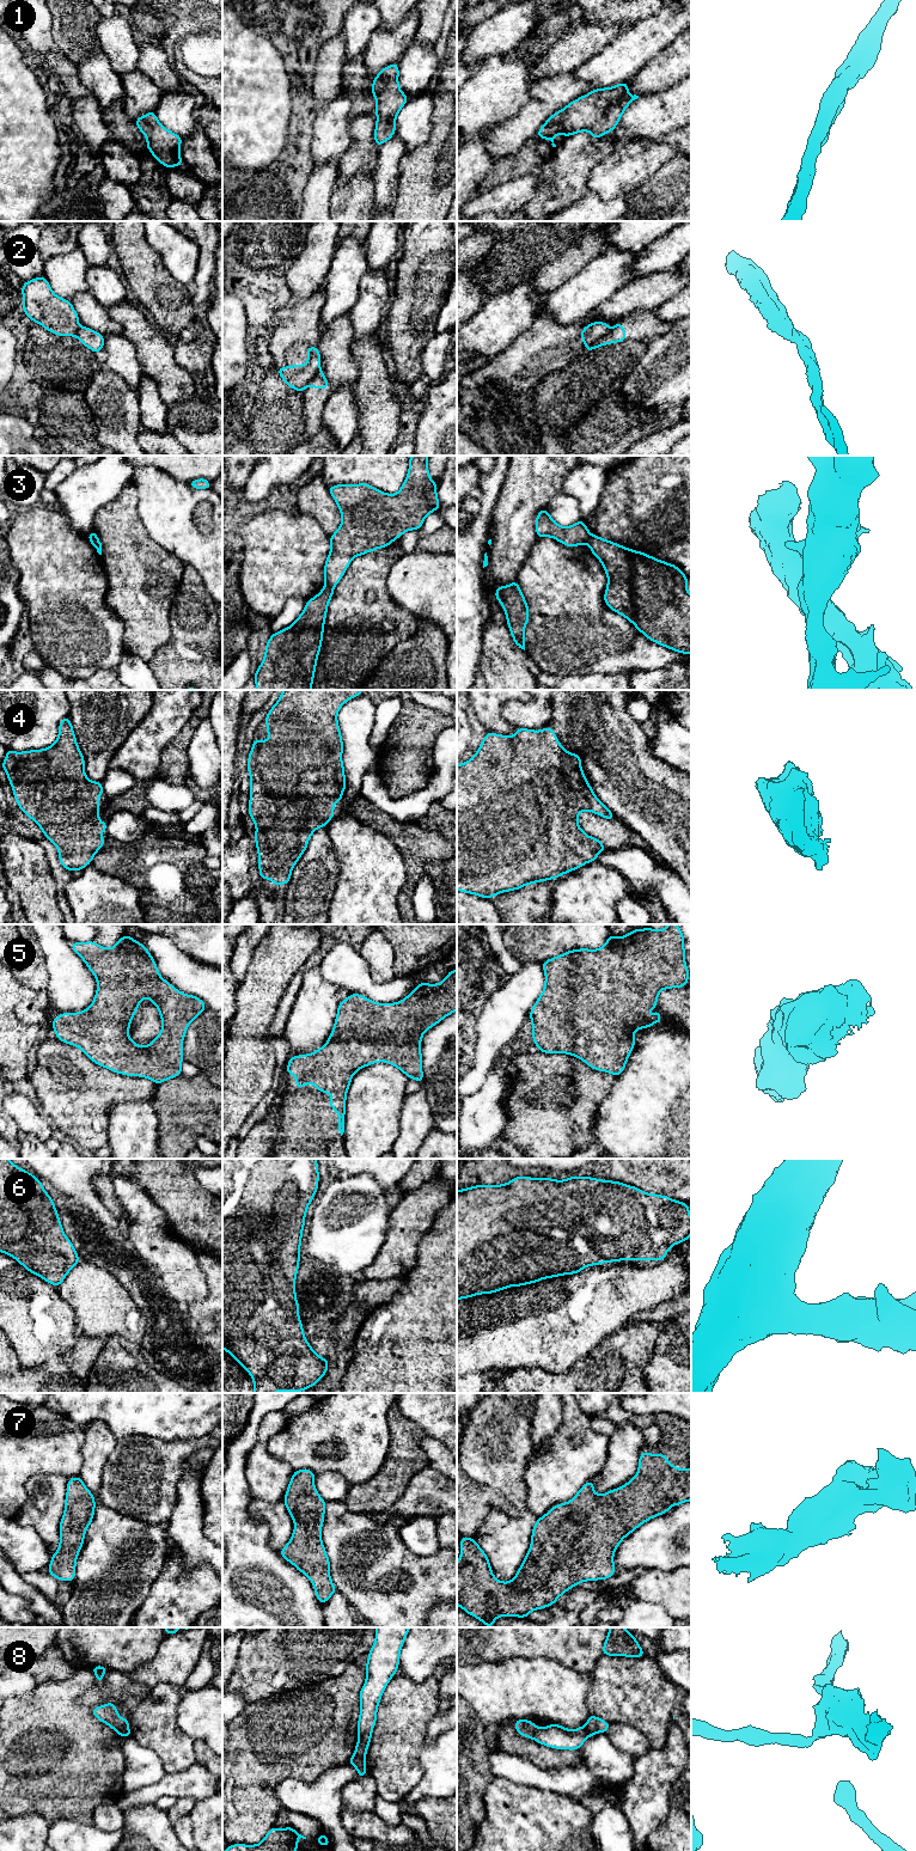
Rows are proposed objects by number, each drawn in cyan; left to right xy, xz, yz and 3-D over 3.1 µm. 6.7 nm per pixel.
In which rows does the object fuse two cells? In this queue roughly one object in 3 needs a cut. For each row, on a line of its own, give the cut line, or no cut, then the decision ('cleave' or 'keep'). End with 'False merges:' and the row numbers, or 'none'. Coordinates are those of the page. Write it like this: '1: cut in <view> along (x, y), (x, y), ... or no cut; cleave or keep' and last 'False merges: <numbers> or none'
1: no cut; keep
2: cut in yz along (611, 329), (586, 348); cleave
3: cut in xz along (325, 585), (333, 588); cleave
4: no cut; keep
5: no cut; keep
6: no cut; keep
7: no cut; keep
8: cut in xz along (354, 1754), (364, 1758); cleave
False merges: 2, 3, 8

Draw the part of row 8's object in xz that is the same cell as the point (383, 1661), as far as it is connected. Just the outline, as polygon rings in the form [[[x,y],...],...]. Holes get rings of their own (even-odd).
[[[375,1627],[375,1641],[365,1666],[366,1681],[360,1690],[359,1739],[354,1751],[359,1758],[366,1757],[380,1698],[398,1669],[401,1649],[409,1631],[410,1627]]]

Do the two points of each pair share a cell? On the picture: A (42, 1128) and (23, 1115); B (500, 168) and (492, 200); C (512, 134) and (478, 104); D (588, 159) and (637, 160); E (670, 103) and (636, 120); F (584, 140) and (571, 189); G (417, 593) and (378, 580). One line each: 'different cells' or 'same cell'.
A: same cell
B: different cells
C: different cells
D: different cells
E: same cell
F: same cell
G: different cells

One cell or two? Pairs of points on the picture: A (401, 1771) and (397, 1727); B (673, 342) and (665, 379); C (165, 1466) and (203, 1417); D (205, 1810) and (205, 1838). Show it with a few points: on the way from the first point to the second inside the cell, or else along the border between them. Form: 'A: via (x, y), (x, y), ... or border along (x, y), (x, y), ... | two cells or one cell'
A: via (397, 1760), (397, 1738) | one cell
B: via (673, 352), (673, 367), (671, 370) | one cell
C: border along (209, 1433), (201, 1437), (184, 1440), (158, 1439) | two cells
D: via (205, 1818), (205, 1831) | one cell

